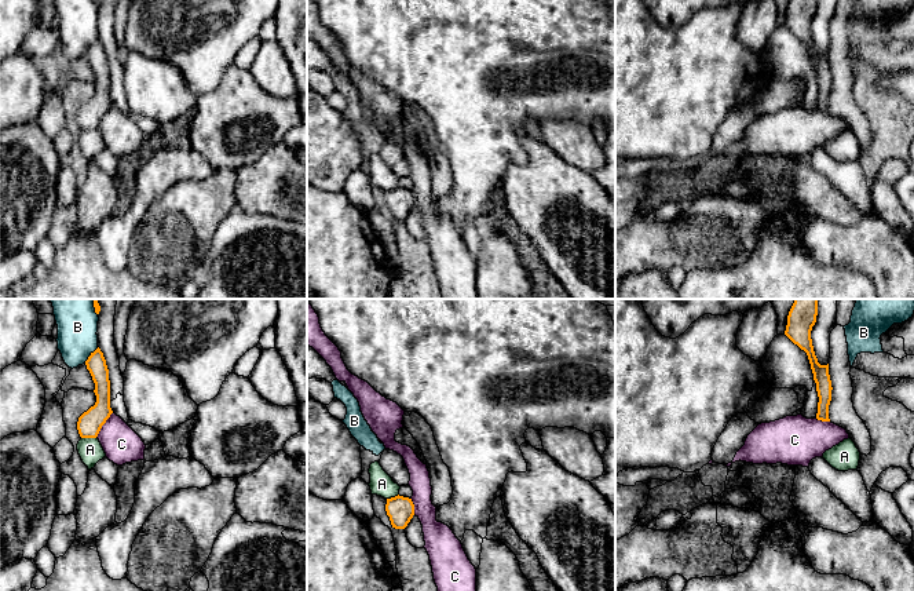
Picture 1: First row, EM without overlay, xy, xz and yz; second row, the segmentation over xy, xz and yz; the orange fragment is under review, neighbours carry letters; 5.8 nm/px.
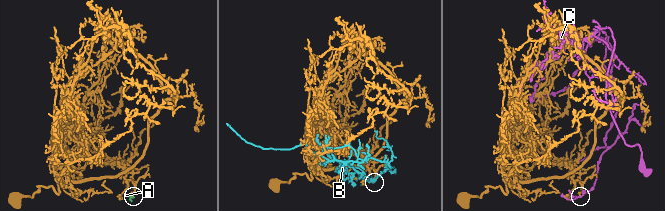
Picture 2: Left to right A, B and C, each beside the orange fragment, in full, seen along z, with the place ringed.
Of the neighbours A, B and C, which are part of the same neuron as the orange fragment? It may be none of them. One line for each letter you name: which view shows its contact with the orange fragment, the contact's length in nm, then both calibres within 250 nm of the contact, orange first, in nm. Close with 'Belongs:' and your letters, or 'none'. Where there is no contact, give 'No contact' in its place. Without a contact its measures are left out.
Belongs: none

